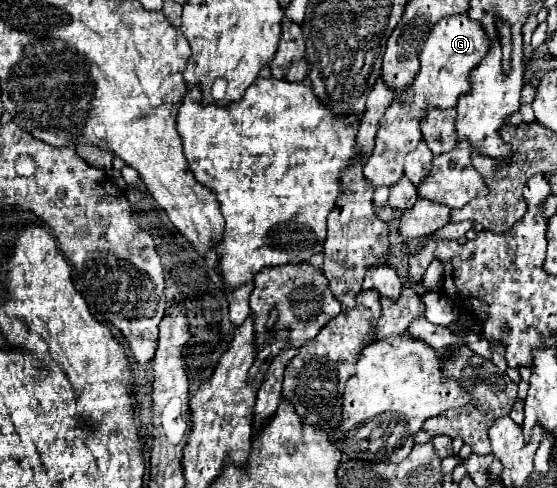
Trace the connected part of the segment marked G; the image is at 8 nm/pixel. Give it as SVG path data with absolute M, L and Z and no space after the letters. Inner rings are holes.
M448 16L440 20L428 34L428 40L420 54L422 70L416 76L414 84L408 88L408 92L422 94L428 108L442 108L442 110L456 108L458 98L472 88L470 82L472 68L476 68L476 64L484 60L490 46L492 42L488 40L484 26L468 20L468 16Z

